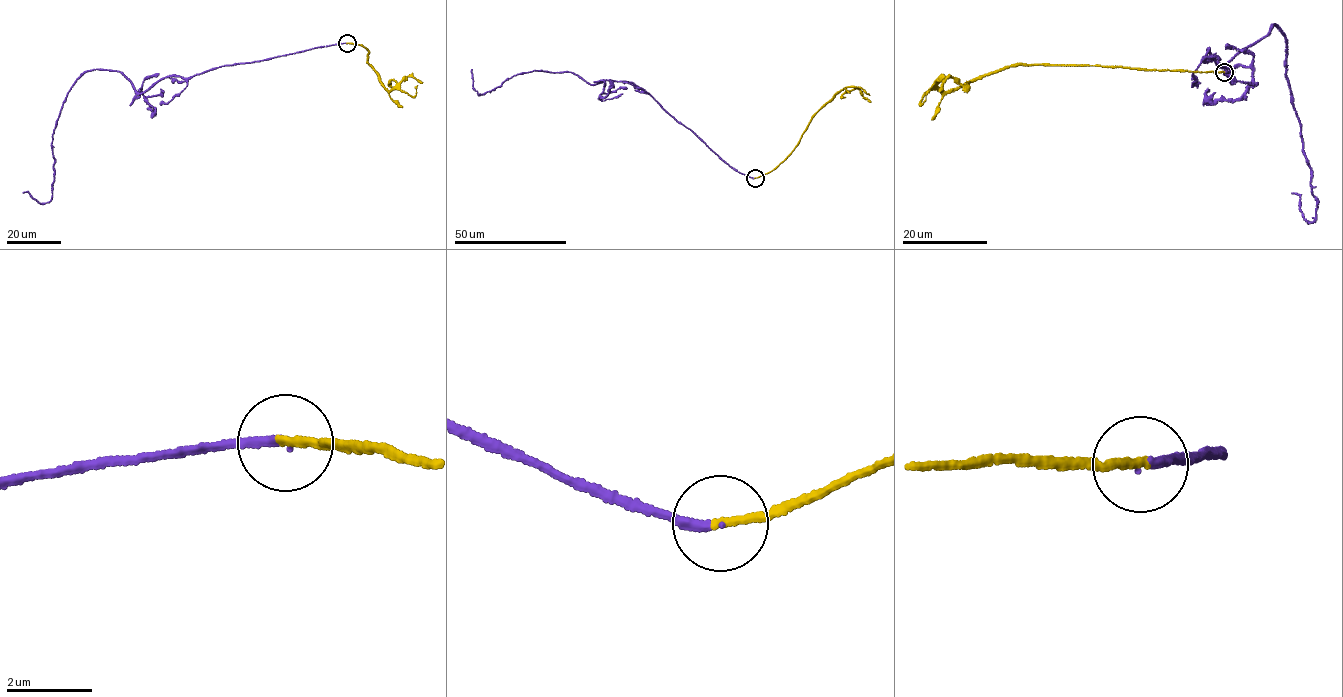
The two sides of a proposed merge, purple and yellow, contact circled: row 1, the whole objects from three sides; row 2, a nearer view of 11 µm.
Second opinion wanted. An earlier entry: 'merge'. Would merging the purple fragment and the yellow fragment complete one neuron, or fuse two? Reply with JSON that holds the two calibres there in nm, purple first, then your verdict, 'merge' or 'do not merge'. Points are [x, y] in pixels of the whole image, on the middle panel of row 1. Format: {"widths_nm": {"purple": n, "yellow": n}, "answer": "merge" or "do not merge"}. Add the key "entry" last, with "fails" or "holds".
{"widths_nm": {"purple": 160, "yellow": 180}, "answer": "merge", "entry": "holds"}

